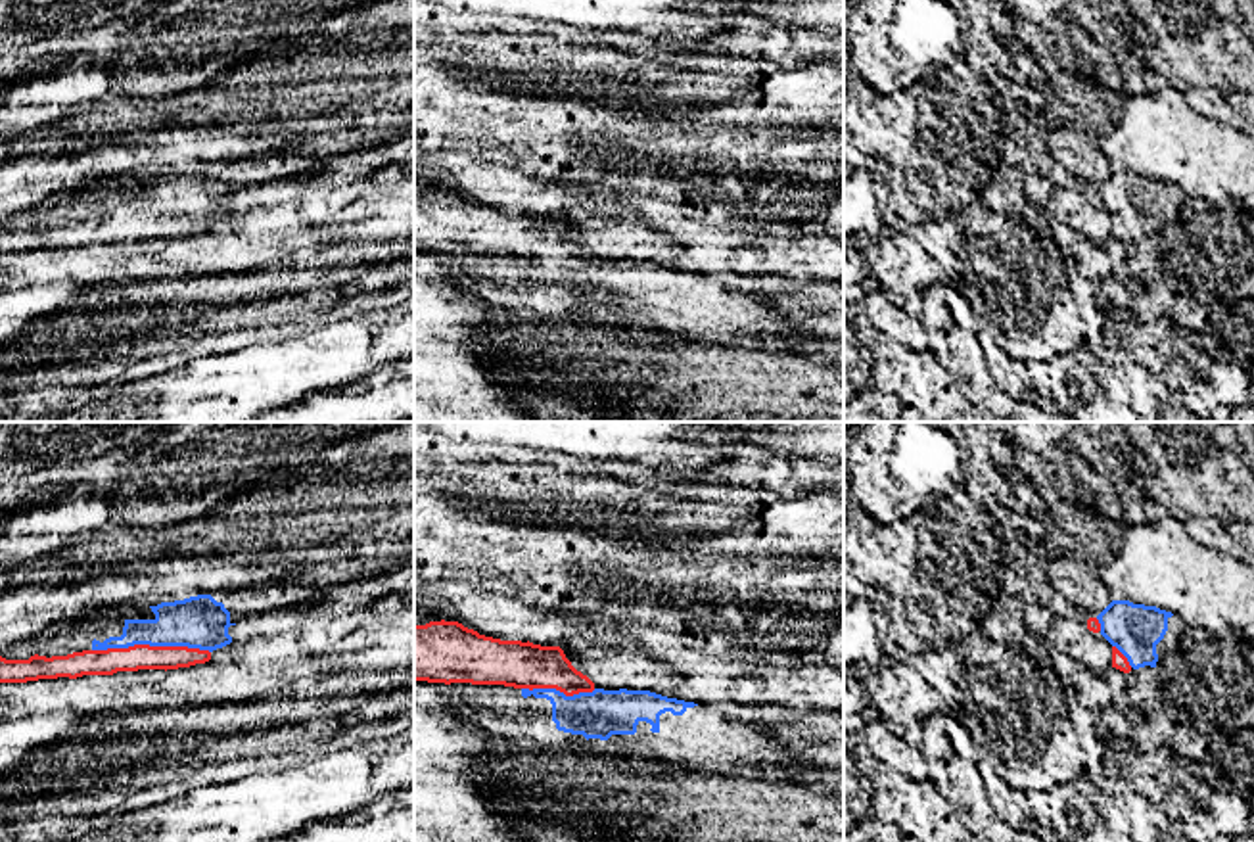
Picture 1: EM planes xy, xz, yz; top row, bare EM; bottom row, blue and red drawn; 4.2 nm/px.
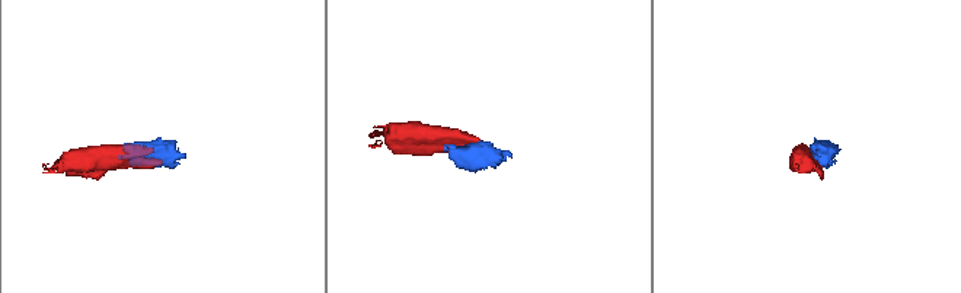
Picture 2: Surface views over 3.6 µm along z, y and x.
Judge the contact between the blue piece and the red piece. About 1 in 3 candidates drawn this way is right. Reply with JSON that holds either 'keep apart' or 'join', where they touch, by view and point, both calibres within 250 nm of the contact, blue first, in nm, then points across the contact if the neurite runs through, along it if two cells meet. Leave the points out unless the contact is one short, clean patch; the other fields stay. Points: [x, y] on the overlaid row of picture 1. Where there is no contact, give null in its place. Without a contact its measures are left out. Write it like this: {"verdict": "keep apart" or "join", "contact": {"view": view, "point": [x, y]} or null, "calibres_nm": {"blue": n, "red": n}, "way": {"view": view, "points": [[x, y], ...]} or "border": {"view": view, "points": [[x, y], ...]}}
{"verdict": "join", "contact": {"view": "xy", "point": [152, 645]}, "calibres_nm": {"blue": 220, "red": 110}, "way": {"view": "xy", "points": [[200, 622], [167, 643], [152, 645], [140, 656]]}}

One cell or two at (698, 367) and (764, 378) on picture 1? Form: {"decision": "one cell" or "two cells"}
{"decision": "one cell"}

